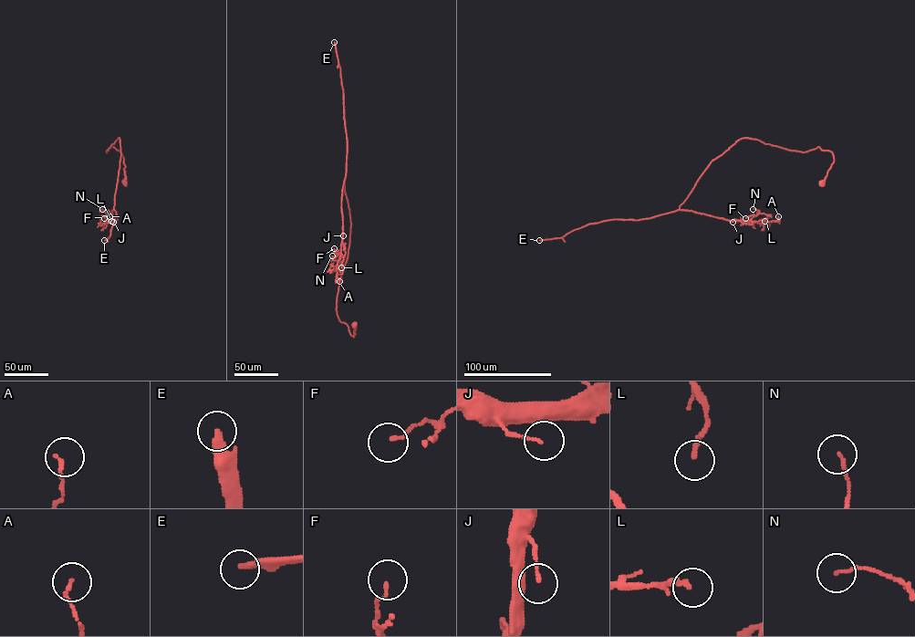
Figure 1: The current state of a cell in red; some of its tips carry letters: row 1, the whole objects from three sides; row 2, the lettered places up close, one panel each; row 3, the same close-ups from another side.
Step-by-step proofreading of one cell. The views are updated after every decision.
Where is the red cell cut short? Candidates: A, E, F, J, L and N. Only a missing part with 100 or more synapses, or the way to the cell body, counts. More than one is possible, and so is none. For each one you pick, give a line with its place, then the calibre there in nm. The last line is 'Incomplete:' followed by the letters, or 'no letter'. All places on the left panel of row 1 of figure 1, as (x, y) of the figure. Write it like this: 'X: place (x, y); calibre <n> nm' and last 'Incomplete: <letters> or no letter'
E: place (104, 240); calibre 260 nm
Incomplete: E

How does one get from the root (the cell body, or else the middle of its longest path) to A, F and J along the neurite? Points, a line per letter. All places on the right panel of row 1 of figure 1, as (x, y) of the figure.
A: (822, 182), (833, 161), (831, 151), (742, 138), (710, 162), (680, 207), (758, 223), (778, 216)
F: (822, 182), (833, 161), (831, 151), (741, 139), (710, 162), (680, 208), (731, 220), (745, 218)
J: (822, 182), (833, 161), (831, 151), (817, 147), (801, 151), (741, 139), (710, 162), (680, 207), (733, 222)

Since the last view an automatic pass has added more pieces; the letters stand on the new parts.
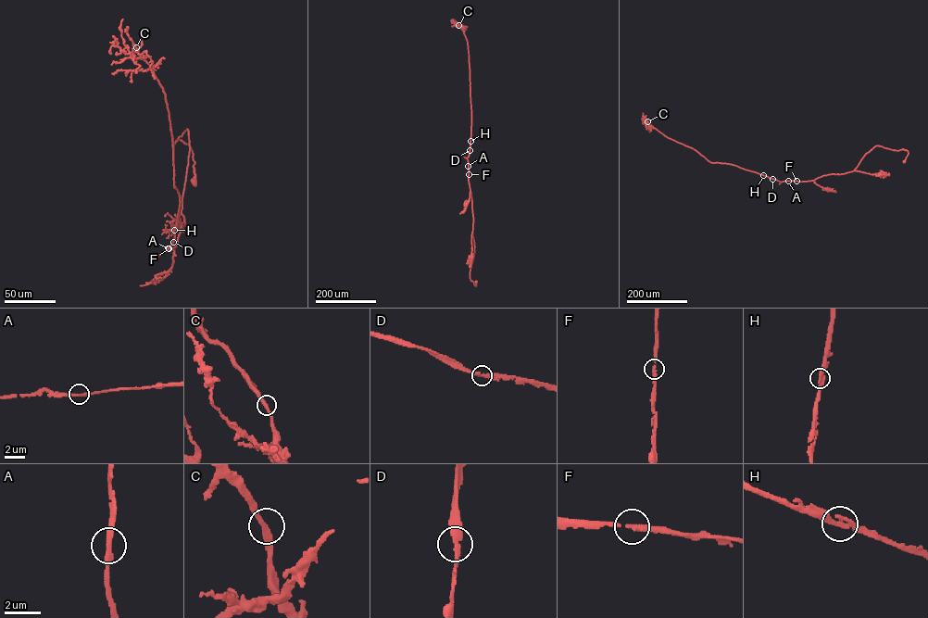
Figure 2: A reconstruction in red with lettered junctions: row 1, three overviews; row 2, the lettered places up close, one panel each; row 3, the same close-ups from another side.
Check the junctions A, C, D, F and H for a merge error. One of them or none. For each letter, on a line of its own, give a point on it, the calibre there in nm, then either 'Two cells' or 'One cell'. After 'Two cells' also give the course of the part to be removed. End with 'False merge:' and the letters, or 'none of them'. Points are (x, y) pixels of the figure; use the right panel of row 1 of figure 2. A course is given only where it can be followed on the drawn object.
A: Place: (788, 181). Thickness 260 nm. One cell
C: Place: (647, 121). Thickness 280 nm. One cell
D: Place: (772, 179). Thickness 240 nm. One cell
F: Place: (796, 181). Thickness 240 nm. One cell
H: Place: (763, 175). Thickness 260 nm. One cell
False merge: none of them

